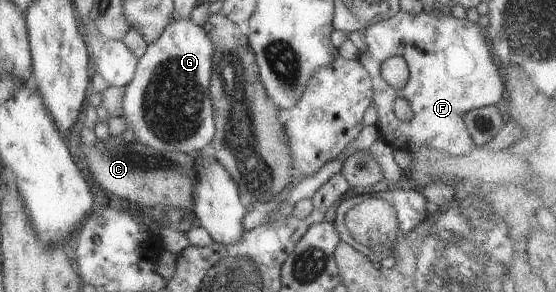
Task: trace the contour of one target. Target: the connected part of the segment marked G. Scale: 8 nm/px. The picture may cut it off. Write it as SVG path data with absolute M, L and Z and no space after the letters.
M189 18L173 19L163 34L138 58L135 74L125 85L123 116L135 140L159 151L197 154L216 131L209 90L215 46L203 26Z

